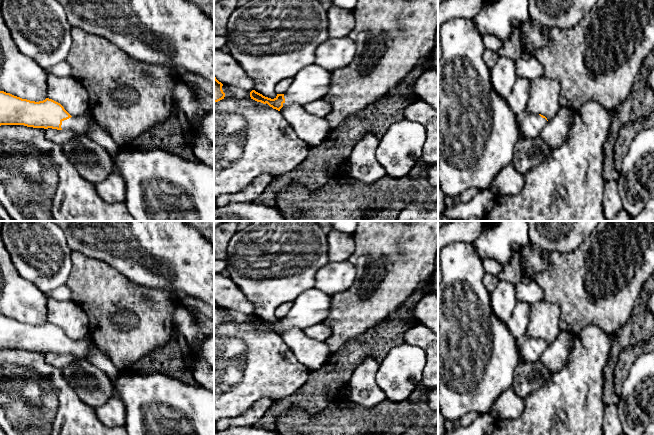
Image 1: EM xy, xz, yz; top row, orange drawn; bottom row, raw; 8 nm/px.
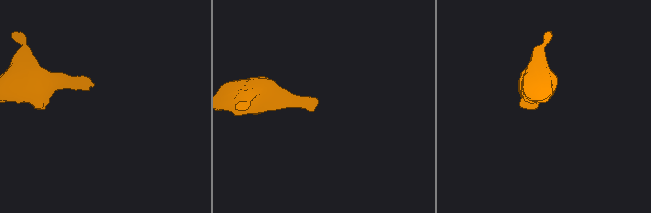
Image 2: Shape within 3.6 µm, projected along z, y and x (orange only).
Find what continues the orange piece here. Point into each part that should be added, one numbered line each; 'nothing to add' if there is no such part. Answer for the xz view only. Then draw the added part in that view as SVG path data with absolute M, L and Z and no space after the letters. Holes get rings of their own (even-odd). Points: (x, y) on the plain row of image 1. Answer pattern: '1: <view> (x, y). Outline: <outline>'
1: xz (311, 307). Outline: M311 288L302 292L293 302L293 307L284 318L283 330L300 328L302 330L322 323L331 309L331 296Z

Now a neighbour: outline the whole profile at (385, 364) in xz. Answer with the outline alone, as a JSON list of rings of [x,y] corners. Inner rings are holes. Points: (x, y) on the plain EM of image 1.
[[[405,342],[393,347],[379,363],[375,378],[385,399],[395,403],[407,400],[421,384],[425,364],[420,347]]]

